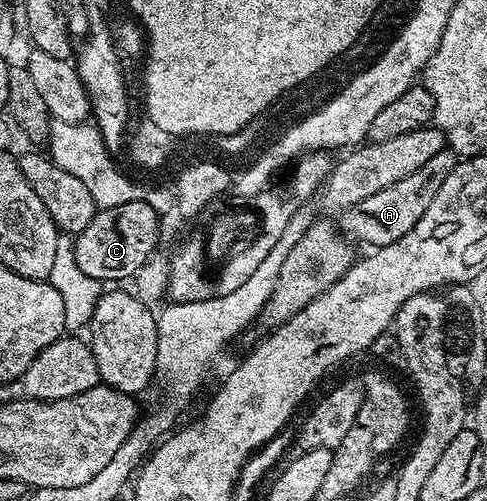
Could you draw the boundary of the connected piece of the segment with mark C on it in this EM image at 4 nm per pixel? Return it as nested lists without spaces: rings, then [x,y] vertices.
[[[147,200],[121,202],[121,206],[99,208],[93,222],[74,237],[73,247],[77,266],[89,278],[100,282],[107,280],[130,281],[145,262],[156,255],[159,244],[159,212]]]

